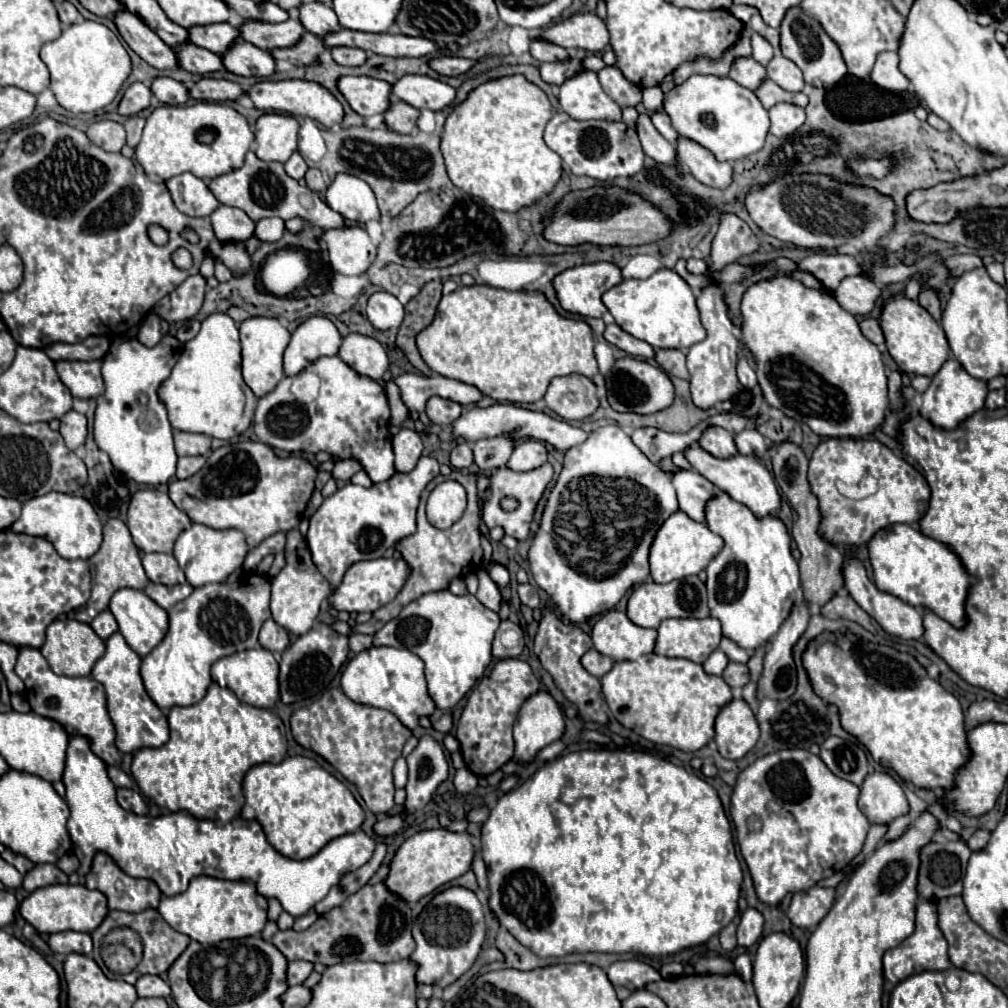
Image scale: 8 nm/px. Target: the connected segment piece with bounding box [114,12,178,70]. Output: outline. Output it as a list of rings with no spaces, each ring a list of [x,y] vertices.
[[[126,12],[126,14],[118,14],[118,18],[114,18],[114,22],[116,22],[122,38],[126,40],[126,44],[150,66],[154,66],[158,70],[178,68],[176,52],[166,42],[162,42],[138,16]]]

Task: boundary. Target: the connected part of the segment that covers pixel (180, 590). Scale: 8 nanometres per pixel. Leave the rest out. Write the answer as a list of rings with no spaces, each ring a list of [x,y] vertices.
[[[150,582],[150,584],[144,588],[144,592],[146,592],[158,606],[162,606],[164,610],[168,610],[168,608],[172,608],[176,602],[188,598],[192,590],[194,590],[194,588],[188,583],[176,584],[176,586],[164,586],[164,584],[154,584],[154,582]]]

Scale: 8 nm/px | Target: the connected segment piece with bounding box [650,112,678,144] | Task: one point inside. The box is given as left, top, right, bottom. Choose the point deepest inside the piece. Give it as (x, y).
(659, 119)

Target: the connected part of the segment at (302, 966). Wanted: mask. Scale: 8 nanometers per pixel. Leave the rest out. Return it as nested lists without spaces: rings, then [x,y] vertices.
[[[294,960],[288,964],[288,986],[296,986],[296,984],[302,984],[310,972],[314,970],[314,964],[312,962],[306,962],[306,960]]]

